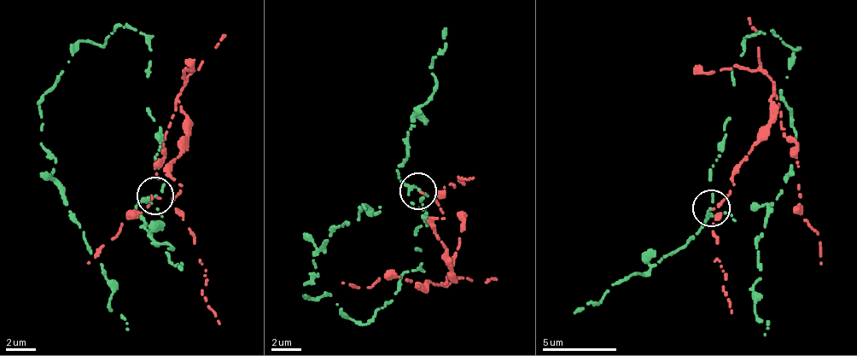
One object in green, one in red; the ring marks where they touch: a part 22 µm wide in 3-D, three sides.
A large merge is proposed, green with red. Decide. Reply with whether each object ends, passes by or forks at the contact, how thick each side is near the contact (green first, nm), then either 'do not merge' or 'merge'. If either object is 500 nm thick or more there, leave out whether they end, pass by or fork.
green ends; red ends; calibres 300 and 90 nm; do not merge

